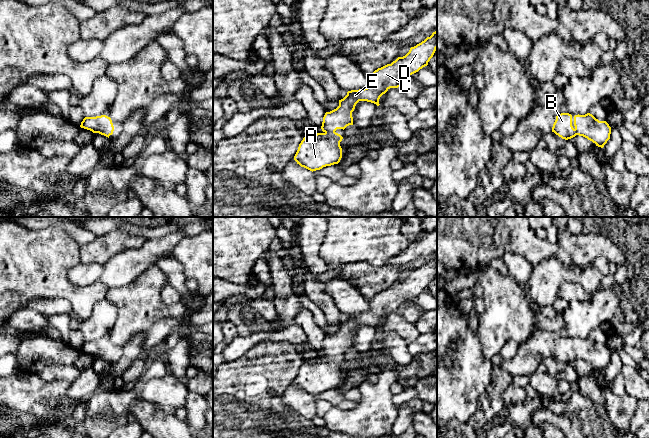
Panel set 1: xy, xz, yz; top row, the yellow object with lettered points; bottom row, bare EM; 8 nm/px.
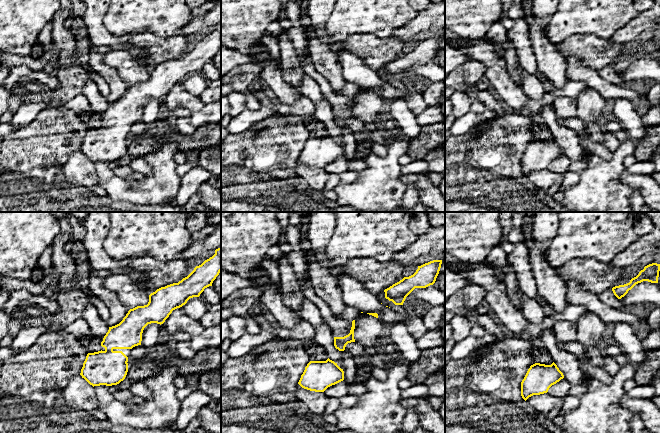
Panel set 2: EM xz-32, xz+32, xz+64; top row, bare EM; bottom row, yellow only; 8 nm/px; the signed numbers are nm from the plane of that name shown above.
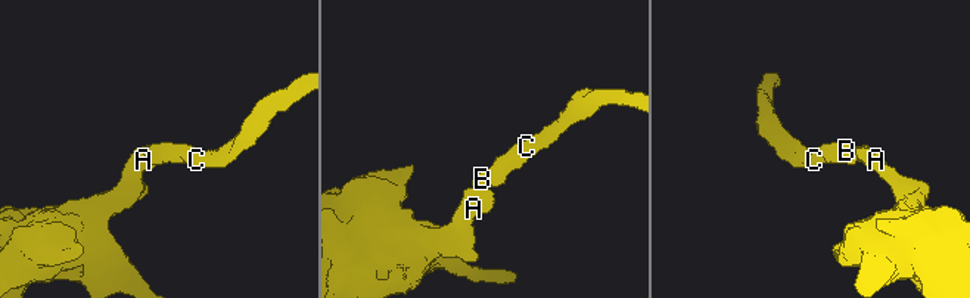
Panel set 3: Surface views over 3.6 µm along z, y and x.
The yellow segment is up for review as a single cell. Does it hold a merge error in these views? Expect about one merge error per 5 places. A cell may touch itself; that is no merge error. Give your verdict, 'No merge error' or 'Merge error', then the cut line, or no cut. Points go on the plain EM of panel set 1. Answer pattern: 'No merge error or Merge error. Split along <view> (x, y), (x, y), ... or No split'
No merge error. No split

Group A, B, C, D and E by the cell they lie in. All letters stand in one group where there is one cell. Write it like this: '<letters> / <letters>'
A B C D E

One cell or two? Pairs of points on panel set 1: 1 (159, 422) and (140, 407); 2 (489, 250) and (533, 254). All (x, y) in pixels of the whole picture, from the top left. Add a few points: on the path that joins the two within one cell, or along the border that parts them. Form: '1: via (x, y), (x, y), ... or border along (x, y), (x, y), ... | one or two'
1: via (154, 421), (145, 412) | one
2: via (500, 245), (522, 245) | one

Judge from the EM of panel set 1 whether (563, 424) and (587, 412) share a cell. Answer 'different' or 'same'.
same

